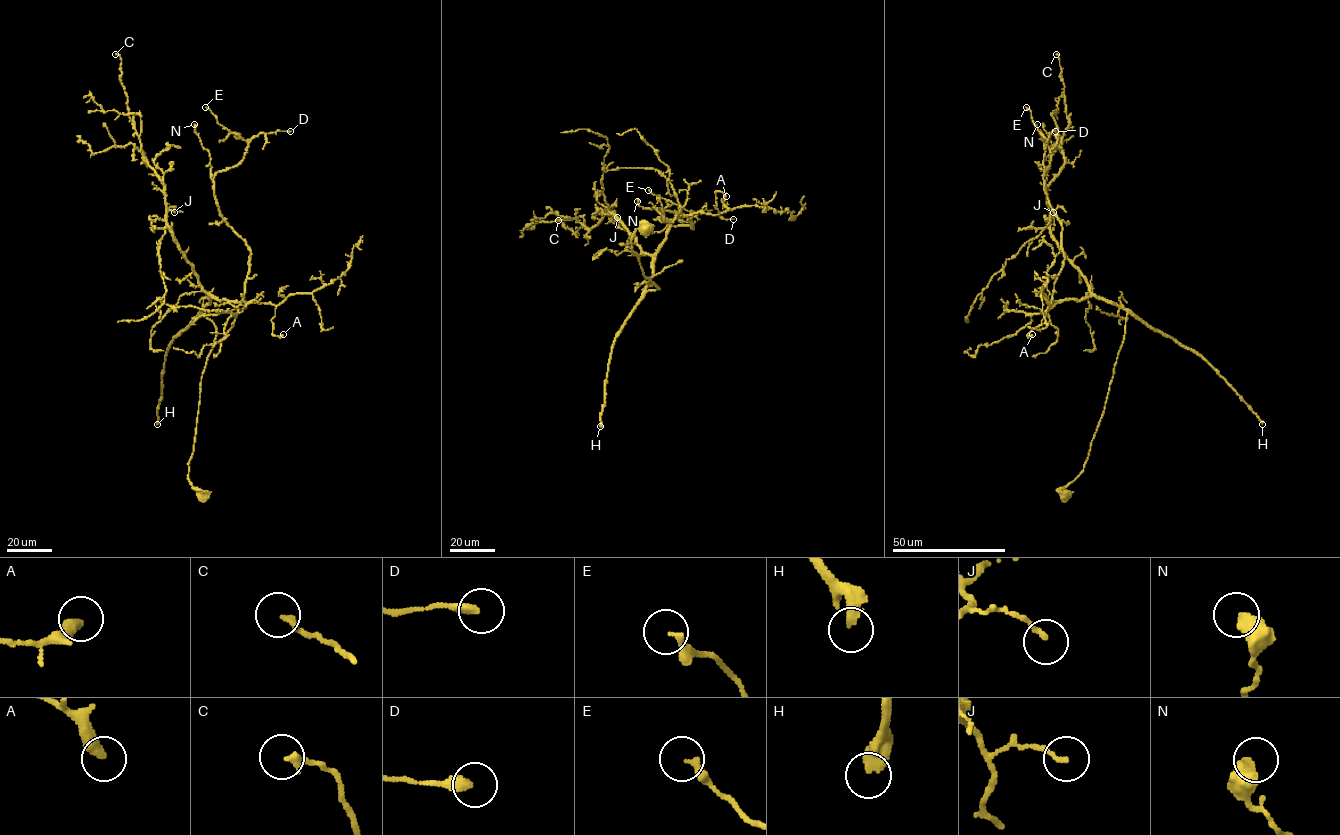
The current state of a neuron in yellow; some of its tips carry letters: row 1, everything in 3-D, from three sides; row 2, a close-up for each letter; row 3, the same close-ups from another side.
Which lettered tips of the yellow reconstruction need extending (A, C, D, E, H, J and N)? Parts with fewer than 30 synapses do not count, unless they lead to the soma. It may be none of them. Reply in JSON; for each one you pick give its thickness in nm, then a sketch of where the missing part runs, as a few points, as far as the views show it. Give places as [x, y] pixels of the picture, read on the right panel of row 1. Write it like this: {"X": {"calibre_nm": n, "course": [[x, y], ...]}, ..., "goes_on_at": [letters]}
{"H": {"calibre_nm": 460}, "goes_on_at": ["H"]}

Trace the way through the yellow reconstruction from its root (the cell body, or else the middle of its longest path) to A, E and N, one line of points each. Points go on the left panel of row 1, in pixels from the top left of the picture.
A: (204, 495), (188, 477), (201, 379), (216, 335), (202, 309), (212, 296), (273, 304), (272, 334), (283, 334)
E: (204, 495), (188, 477), (216, 335), (202, 309), (243, 300), (250, 254), (214, 190), (248, 142), (205, 107)
N: (204, 495), (188, 477), (216, 335), (202, 309), (212, 296), (243, 300), (250, 251), (220, 214), (194, 124)

